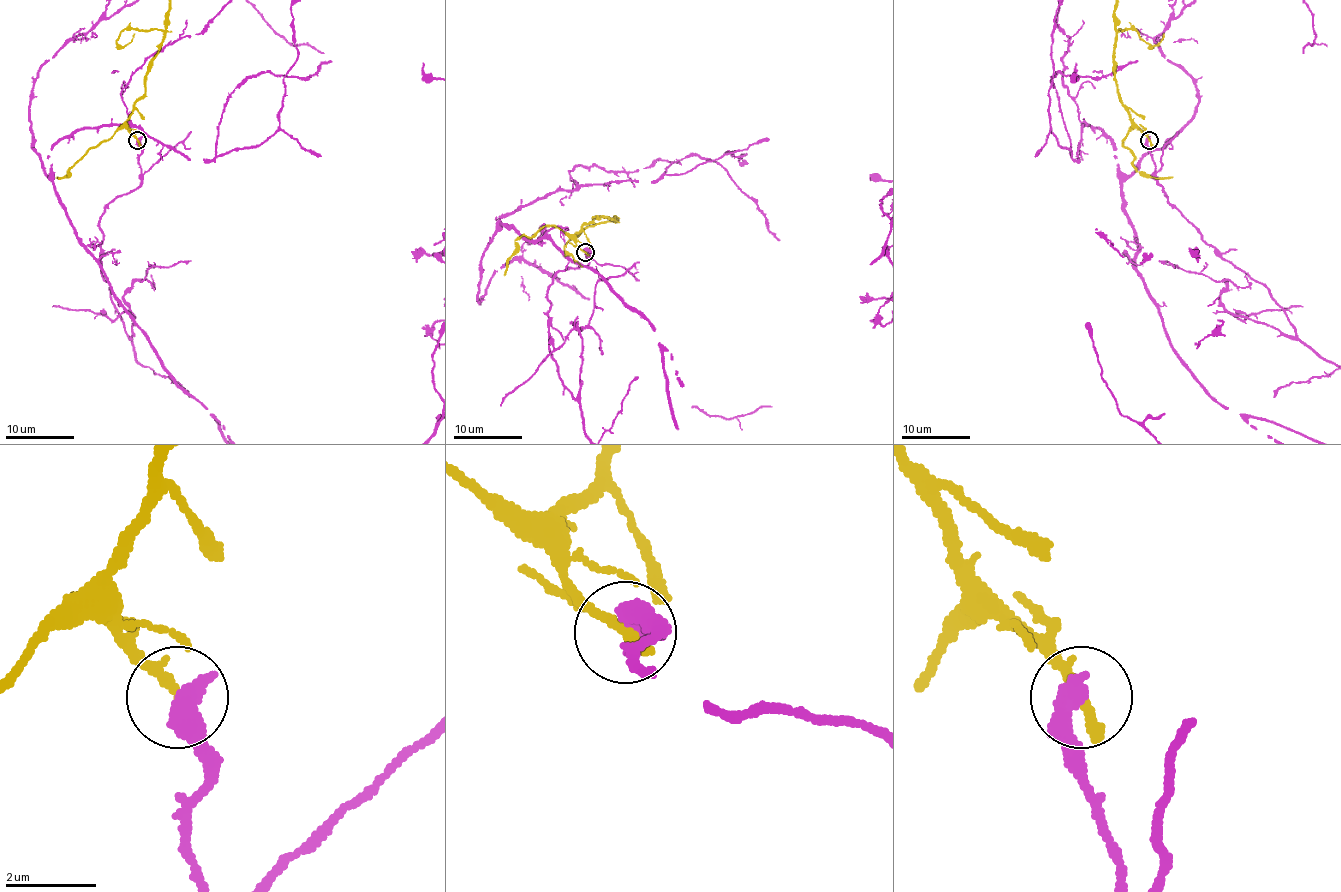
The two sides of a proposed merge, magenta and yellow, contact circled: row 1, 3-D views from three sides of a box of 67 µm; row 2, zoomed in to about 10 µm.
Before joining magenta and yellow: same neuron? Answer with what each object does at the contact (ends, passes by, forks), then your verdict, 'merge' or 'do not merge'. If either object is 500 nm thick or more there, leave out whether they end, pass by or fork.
do not merge

